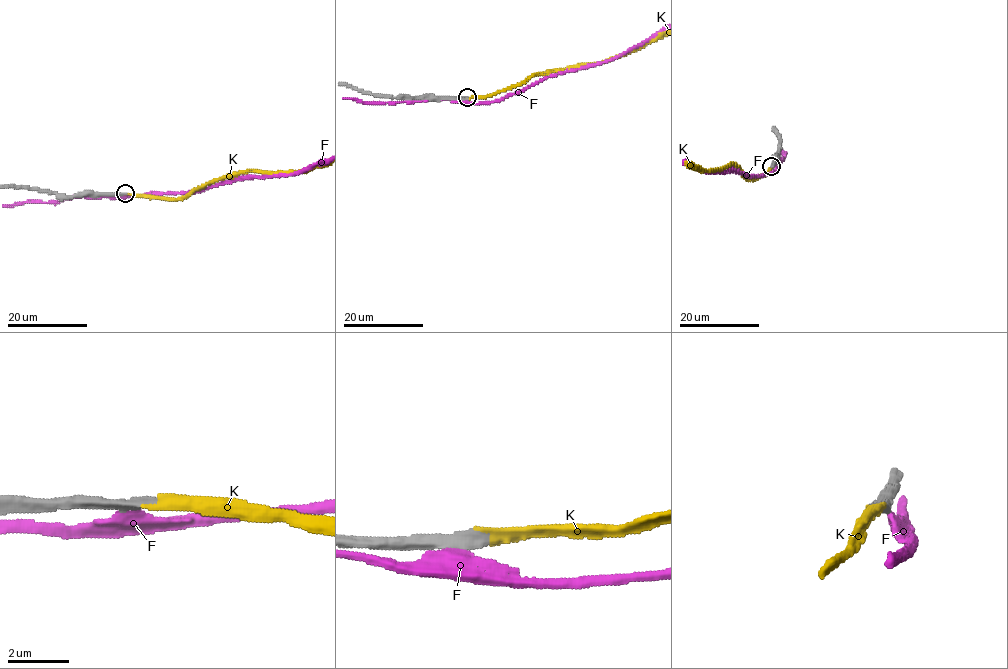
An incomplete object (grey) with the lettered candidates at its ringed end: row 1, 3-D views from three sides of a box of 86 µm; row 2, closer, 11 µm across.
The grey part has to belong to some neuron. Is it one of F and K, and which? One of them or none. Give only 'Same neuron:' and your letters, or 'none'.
Same neuron: K

